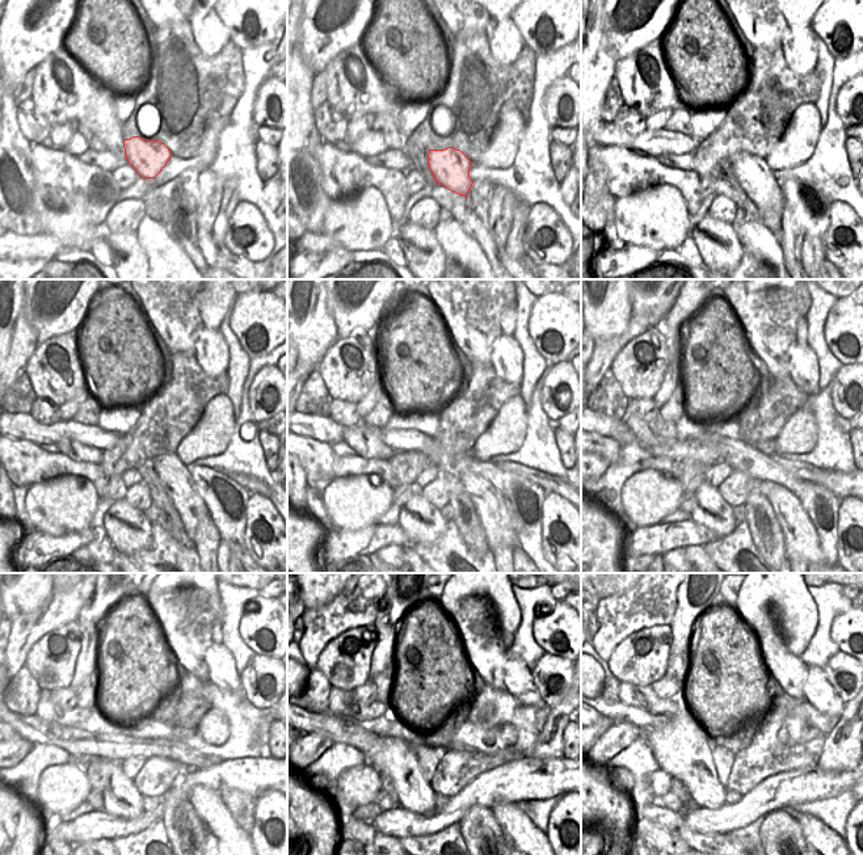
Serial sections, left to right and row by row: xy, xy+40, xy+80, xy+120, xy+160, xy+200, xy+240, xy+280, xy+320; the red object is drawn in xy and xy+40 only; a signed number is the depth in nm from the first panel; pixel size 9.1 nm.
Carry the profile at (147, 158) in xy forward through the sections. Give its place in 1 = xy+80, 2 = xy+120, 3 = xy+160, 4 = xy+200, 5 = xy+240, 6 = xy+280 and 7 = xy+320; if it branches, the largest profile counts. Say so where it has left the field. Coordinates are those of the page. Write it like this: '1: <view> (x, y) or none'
1: xy+80 (753, 175)
2: xy+120 (173, 474)
3: xy+160 (495, 513)
4: xy+200 (803, 543)
5: xy+240 (226, 839)
6: xy+280 (523, 839)
7: xy+320 (820, 839)

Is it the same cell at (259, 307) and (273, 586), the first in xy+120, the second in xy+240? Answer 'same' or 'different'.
different

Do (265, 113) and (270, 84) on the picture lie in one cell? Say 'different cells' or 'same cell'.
same cell

